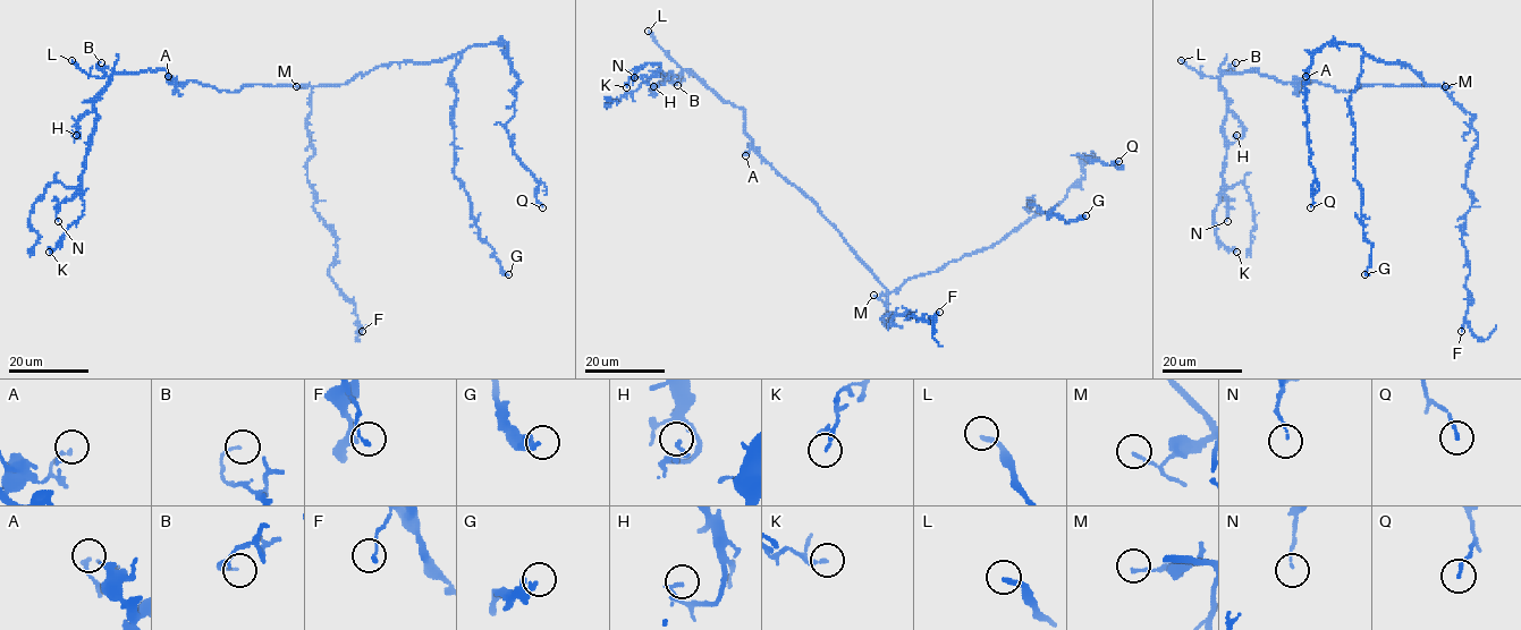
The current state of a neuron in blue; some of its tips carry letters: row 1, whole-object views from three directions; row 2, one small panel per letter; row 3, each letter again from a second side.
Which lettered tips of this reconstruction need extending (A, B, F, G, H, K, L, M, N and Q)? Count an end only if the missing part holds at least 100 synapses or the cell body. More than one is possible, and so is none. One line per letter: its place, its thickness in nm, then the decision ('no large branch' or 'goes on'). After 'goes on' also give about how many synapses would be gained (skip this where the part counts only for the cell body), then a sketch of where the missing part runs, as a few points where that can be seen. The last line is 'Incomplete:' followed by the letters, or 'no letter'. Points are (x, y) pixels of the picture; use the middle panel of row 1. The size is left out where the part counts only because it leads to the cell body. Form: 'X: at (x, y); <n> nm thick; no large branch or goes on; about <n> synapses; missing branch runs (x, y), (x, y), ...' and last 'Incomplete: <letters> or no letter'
A: at (745, 155); 150 nm thick; no large branch
B: at (677, 85); 90 nm thick; no large branch
F: at (939, 312); 150 nm thick; no large branch
G: at (1086, 215); 320 nm thick; no large branch
H: at (653, 86); 190 nm thick; no large branch
K: at (626, 87); 180 nm thick; no large branch
L: at (648, 31); 240 nm thick; goes on
M: at (873, 295); 130 nm thick; no large branch
N: at (634, 77); 80 nm thick; no large branch
Q: at (1118, 161); 130 nm thick; no large branch
Incomplete: L

